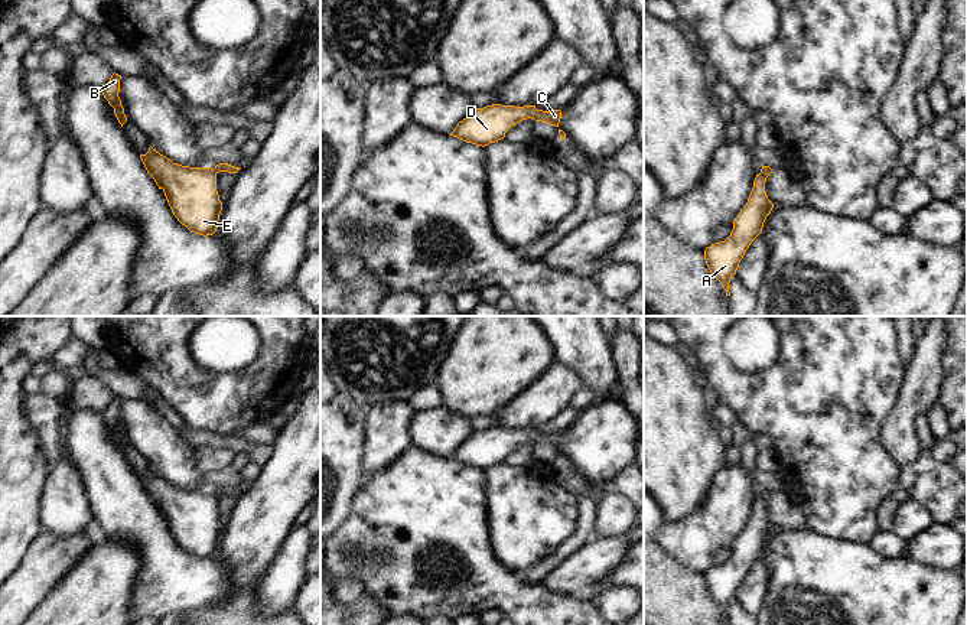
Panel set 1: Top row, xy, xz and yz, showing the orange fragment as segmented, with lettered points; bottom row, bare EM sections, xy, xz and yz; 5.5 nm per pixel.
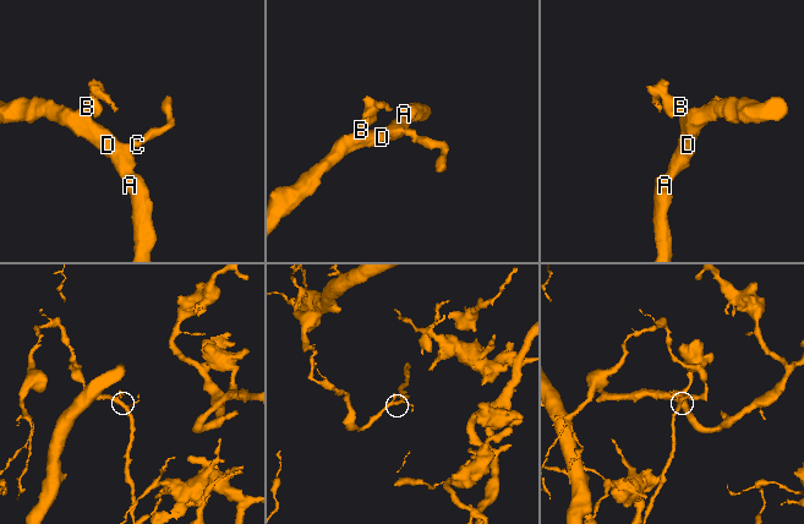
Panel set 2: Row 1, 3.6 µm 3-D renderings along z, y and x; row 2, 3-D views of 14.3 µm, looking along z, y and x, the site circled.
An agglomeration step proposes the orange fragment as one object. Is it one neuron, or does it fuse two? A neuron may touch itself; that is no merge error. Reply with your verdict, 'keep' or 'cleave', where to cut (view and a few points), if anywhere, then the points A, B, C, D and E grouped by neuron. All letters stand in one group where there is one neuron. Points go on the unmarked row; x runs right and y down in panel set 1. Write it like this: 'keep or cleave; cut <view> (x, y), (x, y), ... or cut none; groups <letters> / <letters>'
keep; cut none; groups A B C D E

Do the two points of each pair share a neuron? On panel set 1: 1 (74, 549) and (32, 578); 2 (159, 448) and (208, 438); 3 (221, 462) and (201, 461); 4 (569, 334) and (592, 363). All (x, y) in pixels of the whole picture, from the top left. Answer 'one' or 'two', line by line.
1: one
2: two
3: one
4: one

